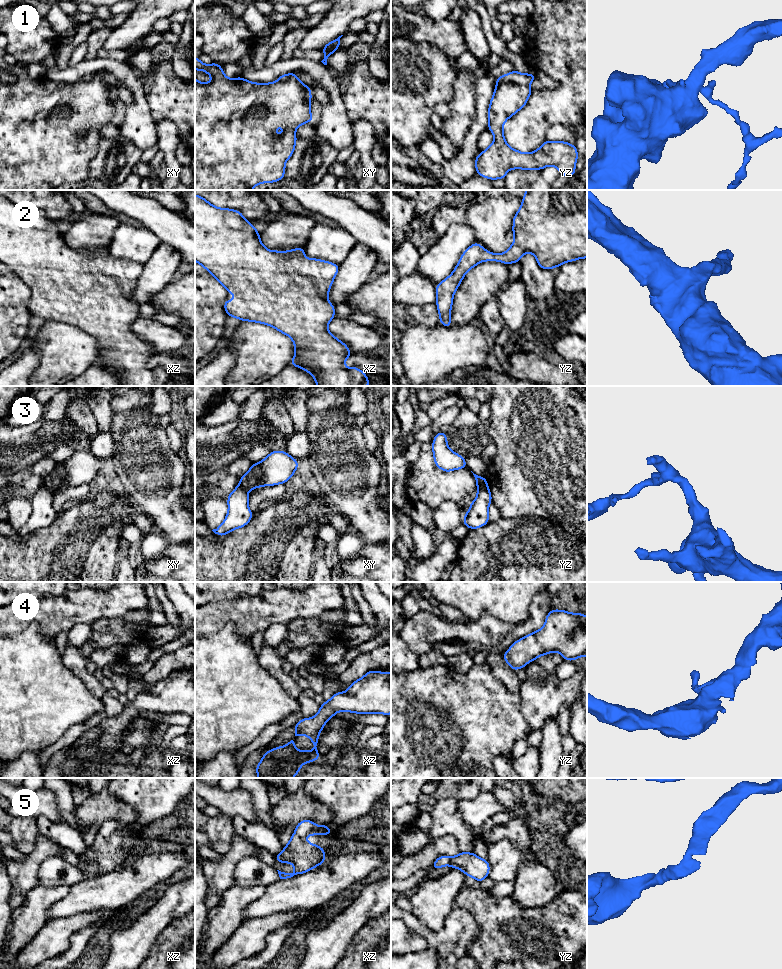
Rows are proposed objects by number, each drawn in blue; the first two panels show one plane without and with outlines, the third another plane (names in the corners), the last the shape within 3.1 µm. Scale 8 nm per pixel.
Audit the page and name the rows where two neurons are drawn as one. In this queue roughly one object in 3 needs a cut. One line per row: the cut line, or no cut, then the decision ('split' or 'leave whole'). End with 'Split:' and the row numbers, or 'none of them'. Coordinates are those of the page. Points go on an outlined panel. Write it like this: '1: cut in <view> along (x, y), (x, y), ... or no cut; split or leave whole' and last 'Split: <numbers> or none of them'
1: cut in yz along (497, 83), (516, 82), (528, 86); split
2: no cut; leave whole
3: cut in xy along (239, 484), (247, 490); split
4: no cut; leave whole
5: no cut; leave whole
Split: 1, 3

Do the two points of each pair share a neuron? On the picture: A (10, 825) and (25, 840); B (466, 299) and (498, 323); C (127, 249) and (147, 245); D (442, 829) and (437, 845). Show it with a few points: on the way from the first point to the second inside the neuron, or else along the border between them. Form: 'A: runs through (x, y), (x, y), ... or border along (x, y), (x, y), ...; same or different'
A: runs through (12, 830), (20, 840); same
B: border along (494, 296), (490, 297), (482, 305), (477, 316); different
C: runs through (132, 244), (142, 244); same
D: border along (431, 838), (452, 835), (460, 849); different

